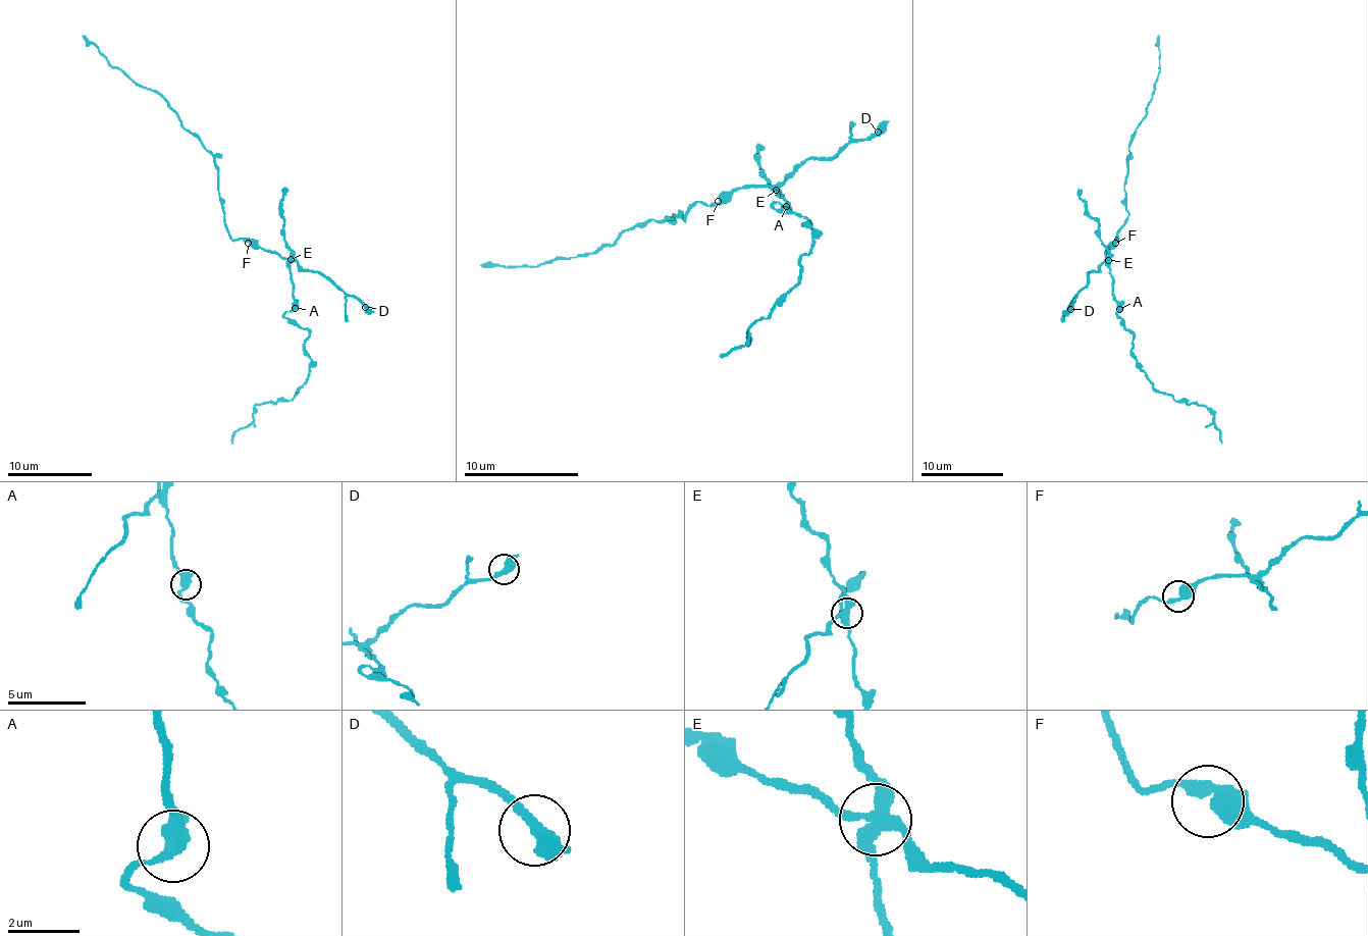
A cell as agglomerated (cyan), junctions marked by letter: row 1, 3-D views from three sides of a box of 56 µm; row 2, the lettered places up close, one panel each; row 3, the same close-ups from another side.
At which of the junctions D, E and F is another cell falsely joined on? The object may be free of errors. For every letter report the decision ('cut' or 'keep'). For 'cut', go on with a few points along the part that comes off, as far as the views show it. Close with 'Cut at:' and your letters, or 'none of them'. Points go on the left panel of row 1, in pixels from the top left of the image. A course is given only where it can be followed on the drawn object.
D: keep
E: cut; course (291, 259), (295, 308), (283, 314), (308, 332), (310, 376), (288, 401), (258, 404), (231, 444)
F: keep
Cut at: E

